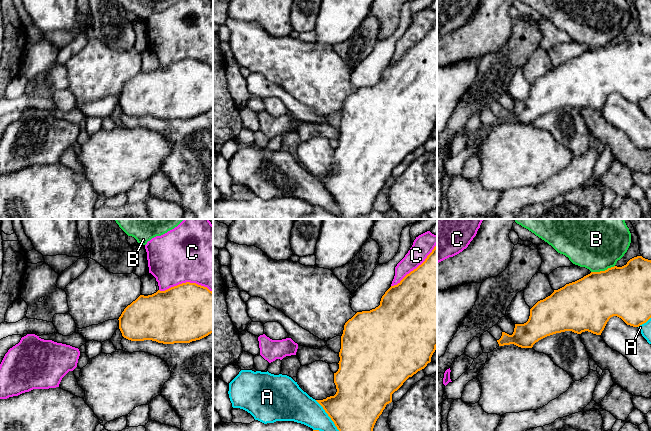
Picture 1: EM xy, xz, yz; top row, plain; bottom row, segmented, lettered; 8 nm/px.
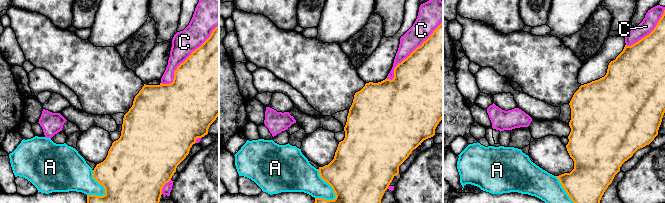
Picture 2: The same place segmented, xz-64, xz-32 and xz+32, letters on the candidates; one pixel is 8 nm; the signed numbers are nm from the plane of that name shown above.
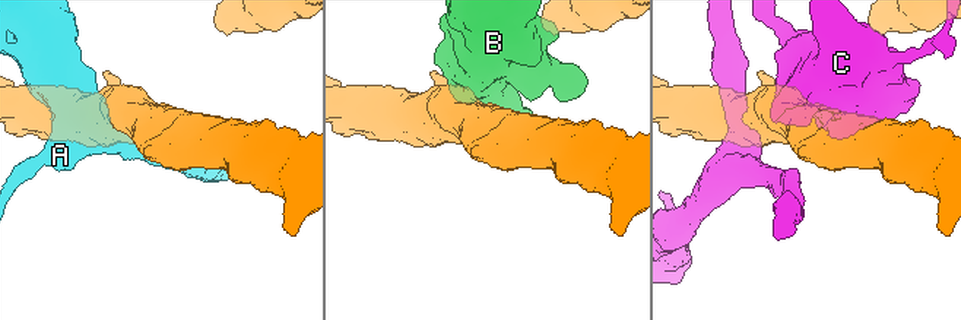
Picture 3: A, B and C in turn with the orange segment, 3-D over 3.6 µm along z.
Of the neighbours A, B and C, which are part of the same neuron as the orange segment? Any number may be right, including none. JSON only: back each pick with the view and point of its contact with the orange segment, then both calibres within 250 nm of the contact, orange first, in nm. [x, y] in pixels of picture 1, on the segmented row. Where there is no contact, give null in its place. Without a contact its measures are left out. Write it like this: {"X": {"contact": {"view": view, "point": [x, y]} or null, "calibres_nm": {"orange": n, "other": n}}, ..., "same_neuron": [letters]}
{"same_neuron": []}

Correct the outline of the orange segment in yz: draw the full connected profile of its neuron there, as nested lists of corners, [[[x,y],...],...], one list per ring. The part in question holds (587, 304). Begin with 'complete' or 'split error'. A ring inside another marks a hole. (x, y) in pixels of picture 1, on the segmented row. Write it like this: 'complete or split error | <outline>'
complete | [[[637,256],[622,267],[614,266],[605,271],[591,272],[554,290],[550,296],[538,301],[530,309],[526,323],[515,324],[512,335],[502,332],[497,342],[499,346],[514,344],[521,348],[532,348],[539,340],[565,331],[577,334],[588,331],[601,335],[613,316],[633,327],[639,327],[651,318],[651,260]]]

